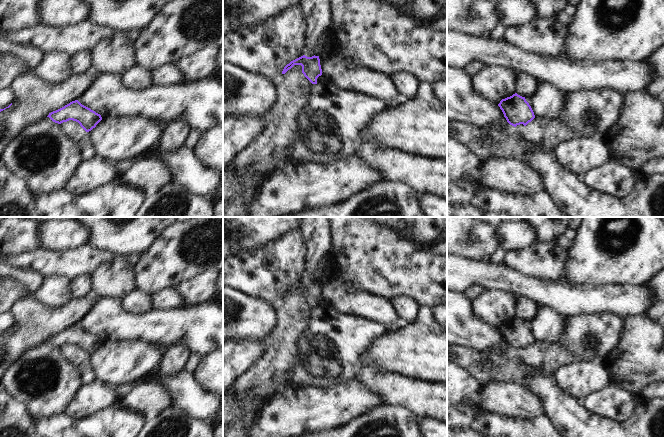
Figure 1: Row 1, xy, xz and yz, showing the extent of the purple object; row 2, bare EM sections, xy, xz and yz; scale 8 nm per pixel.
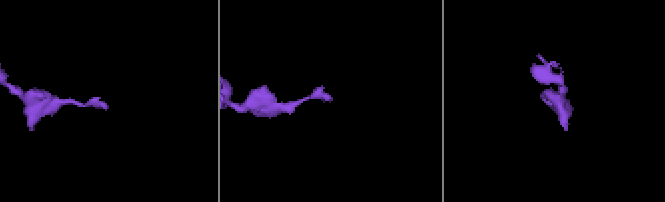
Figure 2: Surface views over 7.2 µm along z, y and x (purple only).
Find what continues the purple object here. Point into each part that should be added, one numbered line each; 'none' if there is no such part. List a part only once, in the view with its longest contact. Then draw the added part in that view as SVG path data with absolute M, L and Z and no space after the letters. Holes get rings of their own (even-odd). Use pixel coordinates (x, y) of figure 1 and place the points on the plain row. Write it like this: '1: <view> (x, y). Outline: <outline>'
none.

